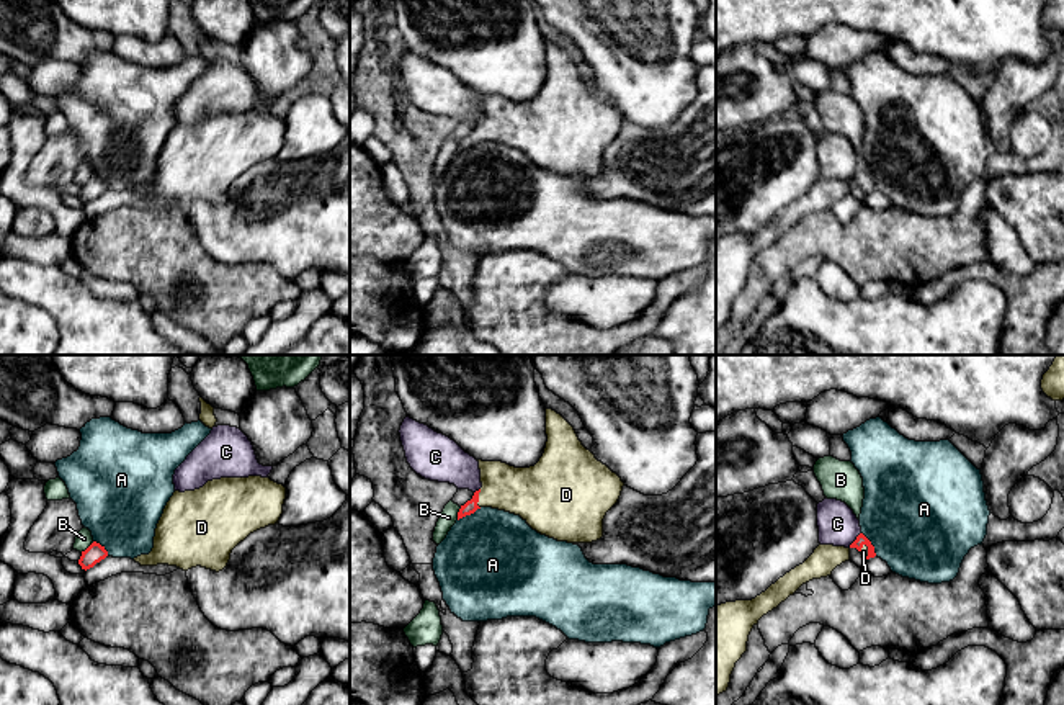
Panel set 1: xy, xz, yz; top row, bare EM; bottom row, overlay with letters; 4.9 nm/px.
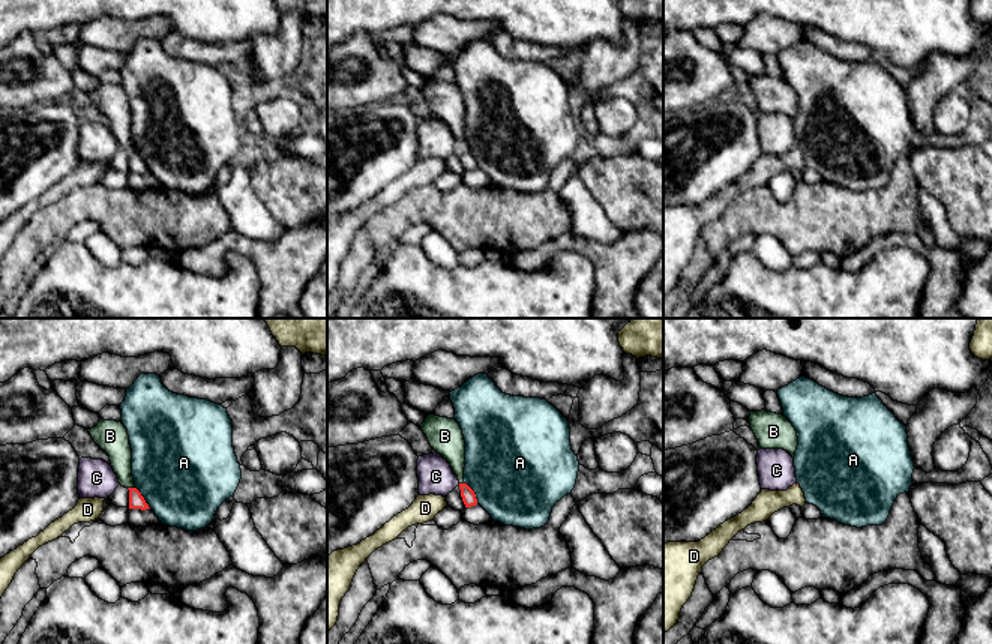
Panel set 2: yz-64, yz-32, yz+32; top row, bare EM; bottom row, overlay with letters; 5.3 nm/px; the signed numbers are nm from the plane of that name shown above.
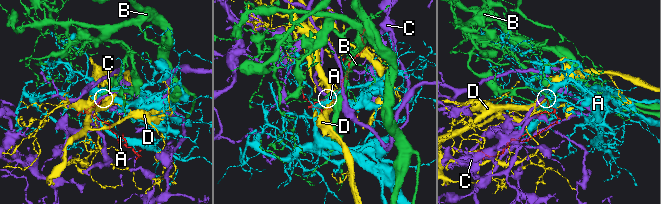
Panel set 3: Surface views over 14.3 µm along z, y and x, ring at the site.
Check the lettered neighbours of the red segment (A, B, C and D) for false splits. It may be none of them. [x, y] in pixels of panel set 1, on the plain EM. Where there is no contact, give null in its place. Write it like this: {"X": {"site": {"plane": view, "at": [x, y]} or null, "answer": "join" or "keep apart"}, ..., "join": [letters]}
{"A": {"site": {"plane": "xz", "at": [469, 148]}, "answer": "keep apart"}, "B": {"site": {"plane": "xy", "at": [89, 180]}, "answer": "keep apart"}, "C": {"site": {"plane": "yz", "at": [855, 174]}, "answer": "keep apart"}, "D": {"site": {"plane": "xz", "at": [478, 133]}, "answer": "join"}, "join": ["D"]}

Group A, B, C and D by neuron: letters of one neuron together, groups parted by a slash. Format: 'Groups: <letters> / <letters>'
Groups: A / B / C / D

